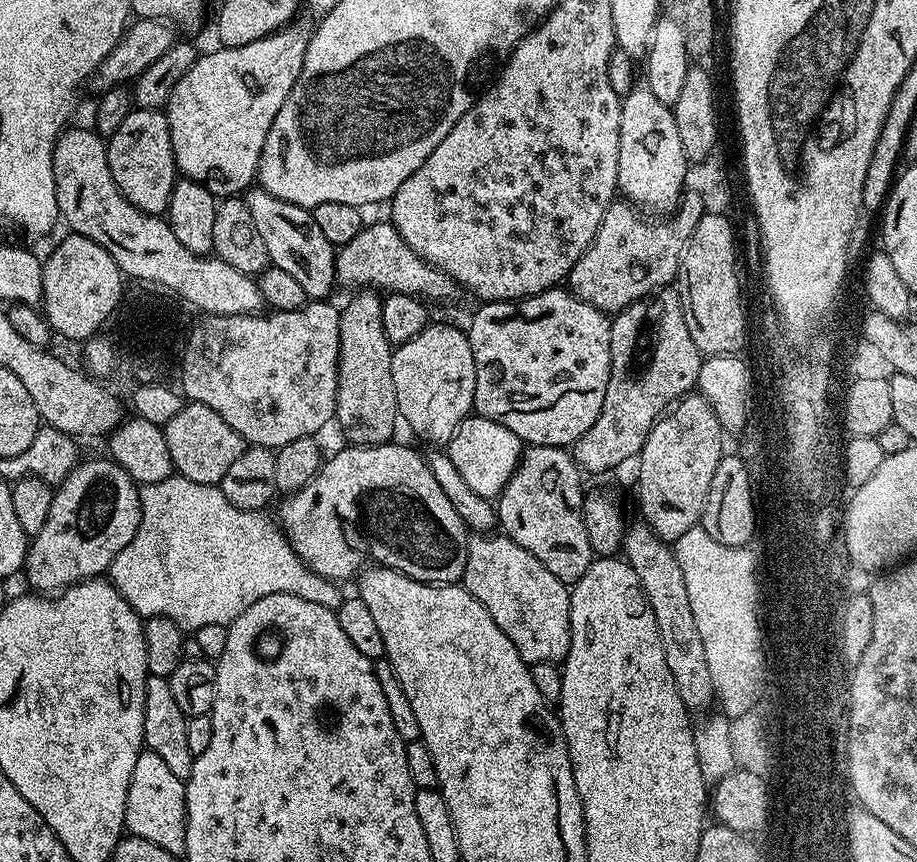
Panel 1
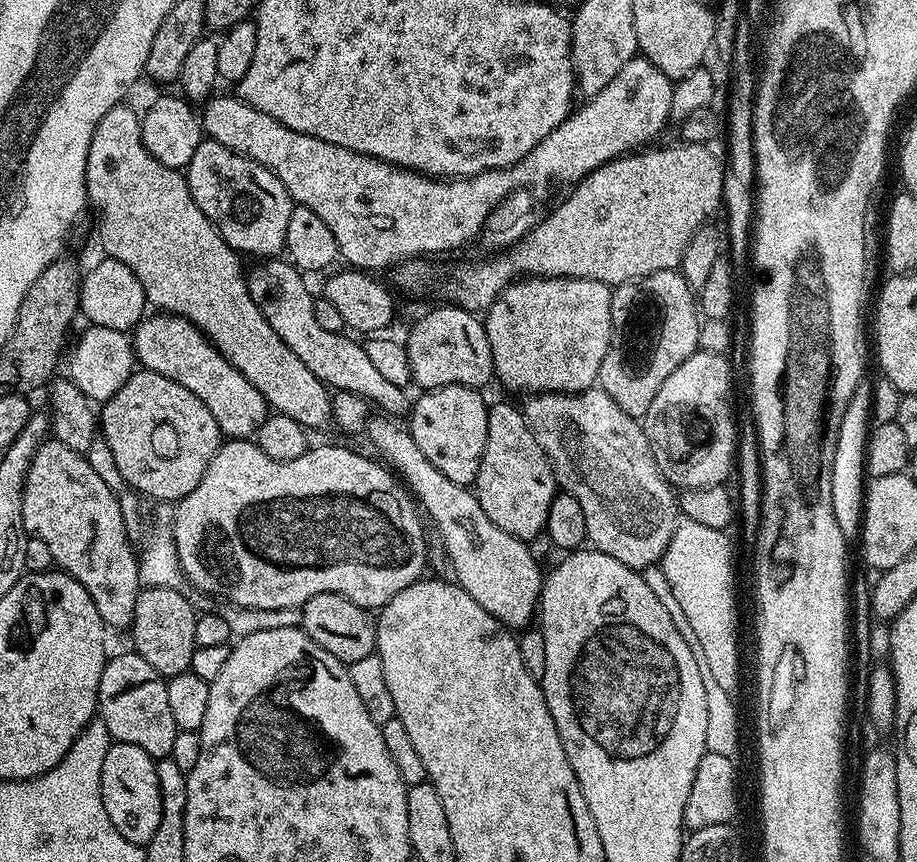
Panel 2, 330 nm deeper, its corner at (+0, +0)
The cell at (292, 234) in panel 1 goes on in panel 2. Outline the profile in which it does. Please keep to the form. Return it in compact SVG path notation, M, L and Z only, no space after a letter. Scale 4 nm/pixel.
M201 139L194 158L190 158L186 169L190 194L198 202L198 210L210 218L210 222L222 234L222 238L237 253L249 252L252 256L276 258L285 251L286 226L290 223L290 214L294 207L291 194L282 186L282 182L266 166L254 162L249 156L239 156L234 150L222 146L216 140Z

